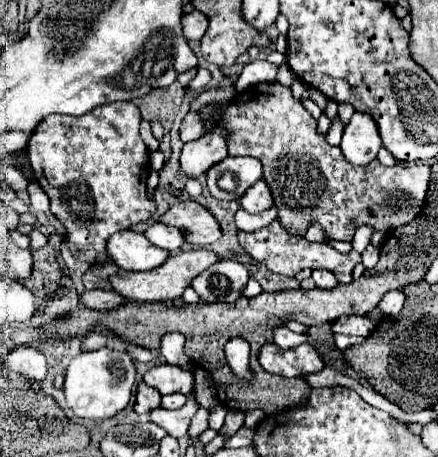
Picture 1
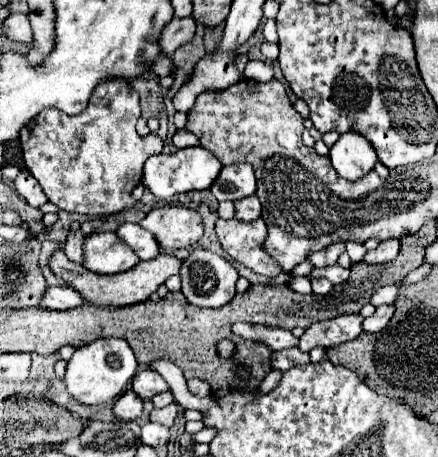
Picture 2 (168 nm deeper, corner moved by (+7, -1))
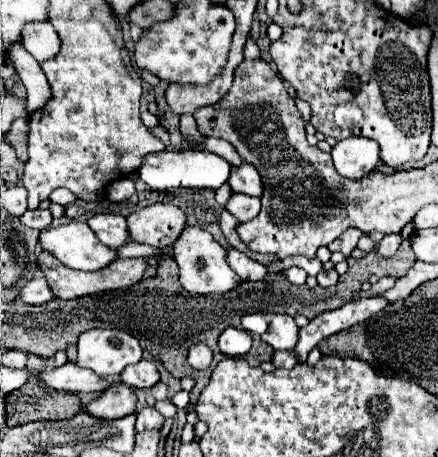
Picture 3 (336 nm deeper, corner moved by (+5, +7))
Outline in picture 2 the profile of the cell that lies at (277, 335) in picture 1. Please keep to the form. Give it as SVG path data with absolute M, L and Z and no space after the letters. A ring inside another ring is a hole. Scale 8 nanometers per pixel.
M237 322L232 326L232 332L242 338L260 342L268 346L270 350L288 350L288 348L298 346L298 338L290 330L284 330L284 328Z

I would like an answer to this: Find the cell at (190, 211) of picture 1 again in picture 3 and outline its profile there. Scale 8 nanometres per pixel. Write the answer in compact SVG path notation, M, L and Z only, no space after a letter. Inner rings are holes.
M152 204L130 214L128 228L134 242L166 248L174 244L186 228L186 214L174 204Z

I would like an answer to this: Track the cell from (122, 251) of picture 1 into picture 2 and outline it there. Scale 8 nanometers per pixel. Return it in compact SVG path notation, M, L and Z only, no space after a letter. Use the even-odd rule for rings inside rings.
M114 232L90 234L84 238L82 266L96 274L118 274L138 264L138 256Z

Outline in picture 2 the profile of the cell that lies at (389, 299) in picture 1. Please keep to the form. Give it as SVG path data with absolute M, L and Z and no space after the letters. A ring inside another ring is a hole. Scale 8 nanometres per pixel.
M384 286L384 288L378 288L374 294L372 294L372 304L374 306L382 306L382 304L394 304L398 296L398 288L396 286Z

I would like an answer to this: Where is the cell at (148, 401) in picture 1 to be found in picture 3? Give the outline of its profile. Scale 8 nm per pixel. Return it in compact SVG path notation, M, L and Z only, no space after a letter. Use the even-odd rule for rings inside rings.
M118 382L118 384L112 384L108 390L104 390L96 400L92 400L86 406L86 412L102 420L116 420L116 418L134 414L136 404L138 404L138 398L134 390L124 382Z

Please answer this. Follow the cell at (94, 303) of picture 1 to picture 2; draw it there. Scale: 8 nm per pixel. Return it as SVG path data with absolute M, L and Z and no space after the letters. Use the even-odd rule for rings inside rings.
M56 286L56 288L48 288L48 292L44 292L38 306L46 308L46 310L70 310L70 308L78 308L80 304L84 304L84 302L74 288Z

